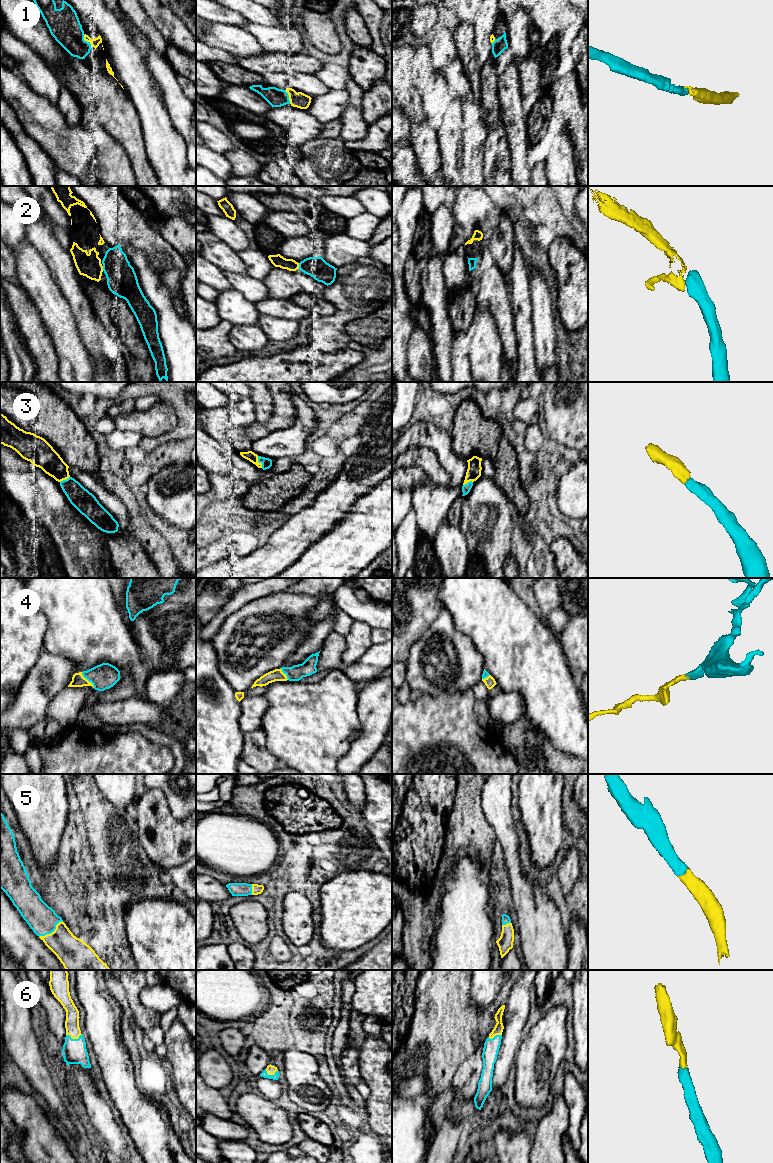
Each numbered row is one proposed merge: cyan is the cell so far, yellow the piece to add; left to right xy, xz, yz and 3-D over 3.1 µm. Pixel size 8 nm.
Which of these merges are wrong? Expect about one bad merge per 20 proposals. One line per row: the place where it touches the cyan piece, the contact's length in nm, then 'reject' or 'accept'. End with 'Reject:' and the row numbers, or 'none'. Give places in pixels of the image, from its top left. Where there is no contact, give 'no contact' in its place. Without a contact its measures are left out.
1: contact xy (84, 40); length 110 nm; accept
2: contact xz (299, 266); length 50 nm; accept
3: contact xz (259, 462); length 100 nm; accept
4: contact xy (87, 679); length 170 nm; accept
5: contact xy (51, 932); length 240 nm; accept
6: contact xy (74, 1039); length 130 nm; accept
Reject: none

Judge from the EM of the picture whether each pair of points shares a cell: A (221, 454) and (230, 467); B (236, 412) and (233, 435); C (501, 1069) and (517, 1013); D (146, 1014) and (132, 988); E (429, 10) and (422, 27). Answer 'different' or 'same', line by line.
A: same
B: same
C: same
D: same
E: same

